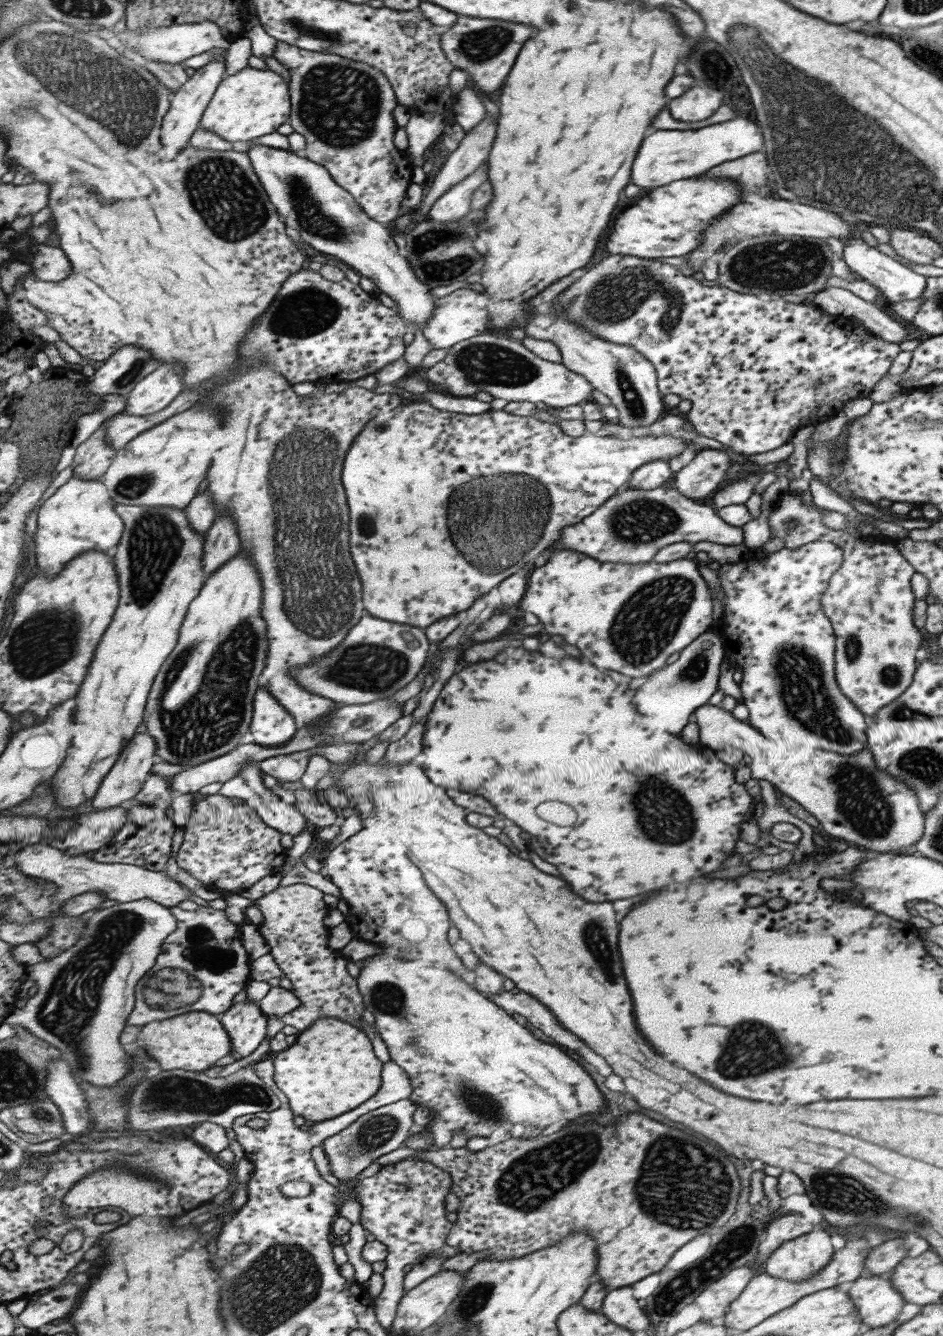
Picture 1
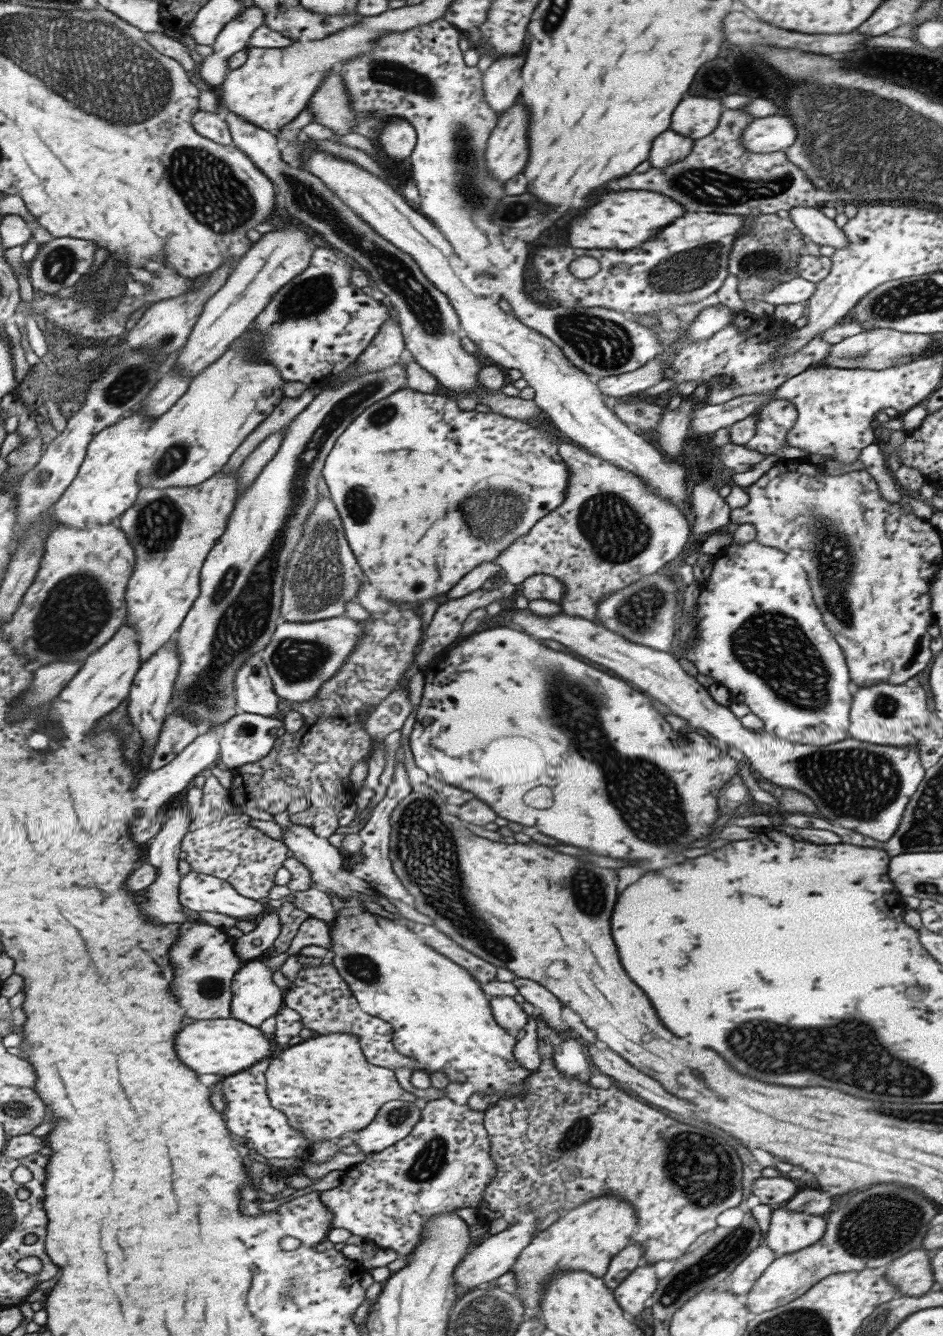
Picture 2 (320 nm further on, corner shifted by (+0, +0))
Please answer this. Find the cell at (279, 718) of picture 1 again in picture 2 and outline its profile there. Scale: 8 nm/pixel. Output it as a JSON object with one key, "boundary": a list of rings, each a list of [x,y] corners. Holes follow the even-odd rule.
{"boundary":[[[261,654],[251,656],[238,670],[237,699],[245,713],[268,717],[283,714],[283,699],[275,692],[274,681]]]}

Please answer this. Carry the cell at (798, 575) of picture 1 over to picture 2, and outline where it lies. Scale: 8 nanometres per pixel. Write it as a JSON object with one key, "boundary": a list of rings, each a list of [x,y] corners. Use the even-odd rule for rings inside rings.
{"boundary":[[[755,540],[743,545],[729,545],[714,558],[709,577],[699,584],[699,594],[696,598],[696,607],[692,614],[692,620],[696,627],[696,636],[687,643],[687,648],[680,652],[680,656],[686,658],[695,666],[699,674],[711,676],[715,683],[724,686],[735,704],[746,704],[750,712],[762,720],[761,730],[768,735],[779,739],[792,740],[793,743],[808,744],[822,747],[826,744],[839,743],[848,736],[849,726],[848,712],[851,704],[853,687],[848,677],[848,670],[841,649],[836,640],[823,624],[821,613],[815,606],[811,596],[811,589],[807,583],[806,572],[789,555],[777,551],[775,548],[759,545]]]}

